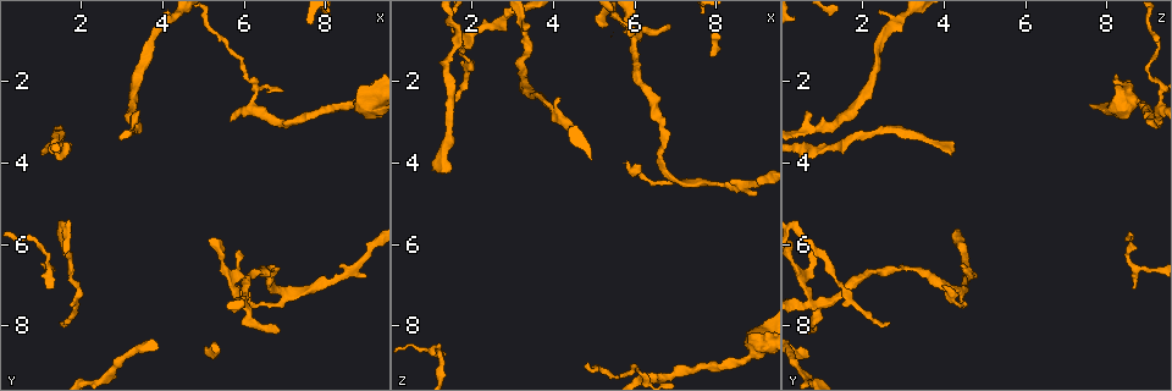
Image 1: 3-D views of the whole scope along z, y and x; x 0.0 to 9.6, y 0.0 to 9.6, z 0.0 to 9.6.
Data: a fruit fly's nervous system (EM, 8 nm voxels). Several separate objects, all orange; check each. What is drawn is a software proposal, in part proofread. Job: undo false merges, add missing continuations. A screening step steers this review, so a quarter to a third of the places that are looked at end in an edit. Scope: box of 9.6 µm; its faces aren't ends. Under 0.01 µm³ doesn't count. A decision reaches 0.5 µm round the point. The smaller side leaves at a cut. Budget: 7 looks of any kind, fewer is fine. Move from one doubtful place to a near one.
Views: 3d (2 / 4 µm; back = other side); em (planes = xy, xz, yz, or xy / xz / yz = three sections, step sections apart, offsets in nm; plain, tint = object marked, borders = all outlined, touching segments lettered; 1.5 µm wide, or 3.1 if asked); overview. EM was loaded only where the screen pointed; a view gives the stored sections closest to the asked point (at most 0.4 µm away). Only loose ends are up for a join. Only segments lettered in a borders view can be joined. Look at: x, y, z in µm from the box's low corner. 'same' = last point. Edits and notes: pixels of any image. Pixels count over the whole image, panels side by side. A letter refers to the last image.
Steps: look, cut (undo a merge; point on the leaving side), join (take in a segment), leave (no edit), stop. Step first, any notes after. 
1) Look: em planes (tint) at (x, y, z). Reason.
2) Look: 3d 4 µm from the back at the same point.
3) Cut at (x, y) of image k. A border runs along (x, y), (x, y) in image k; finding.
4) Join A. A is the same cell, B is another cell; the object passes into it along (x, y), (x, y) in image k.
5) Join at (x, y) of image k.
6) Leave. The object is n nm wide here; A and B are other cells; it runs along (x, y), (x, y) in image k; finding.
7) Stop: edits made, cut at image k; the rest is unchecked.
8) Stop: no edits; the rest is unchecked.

Look: 3d 4 µm at (6.85, 8.15, 0.65). Tapers out.

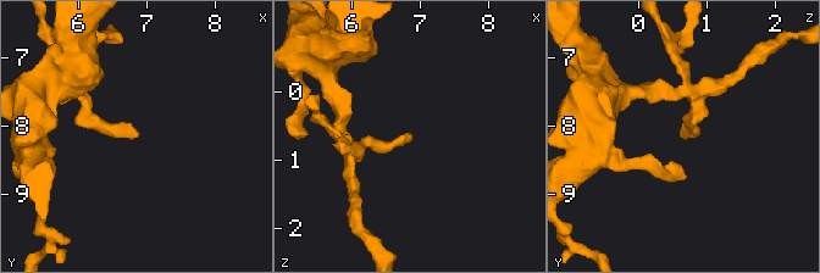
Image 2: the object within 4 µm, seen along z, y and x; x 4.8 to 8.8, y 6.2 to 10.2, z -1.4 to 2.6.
Look: em xy step 4 (tint) at (6.85, 8.15, 0.60).

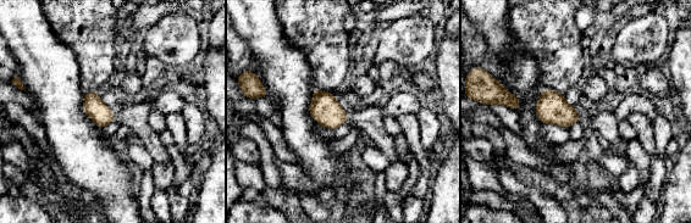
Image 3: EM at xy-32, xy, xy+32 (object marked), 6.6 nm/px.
Look: em planes (borders) at the same point. Another direction.

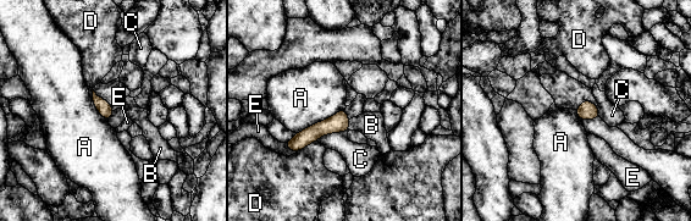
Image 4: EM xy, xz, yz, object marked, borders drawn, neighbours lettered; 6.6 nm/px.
Join B. B is the same cell, A, C, D and E are other cells; it goes on there.

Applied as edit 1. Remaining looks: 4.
Look: overview.

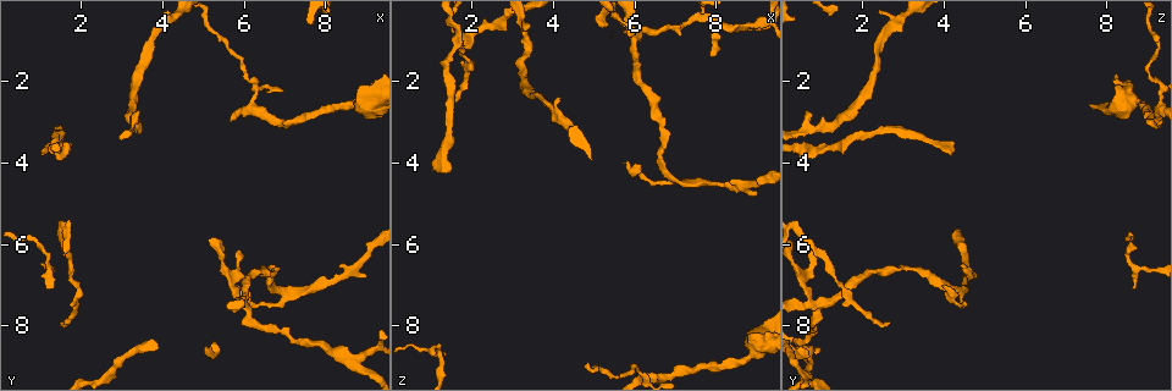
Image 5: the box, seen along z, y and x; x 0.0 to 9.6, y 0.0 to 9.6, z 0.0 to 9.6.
Look: 3d 4 µm at (8.90, 2.50, 8.70). Branch point.

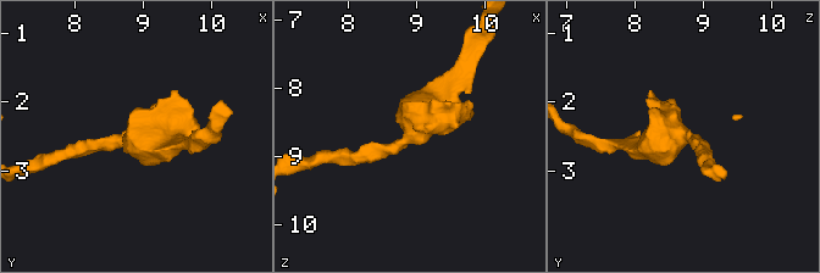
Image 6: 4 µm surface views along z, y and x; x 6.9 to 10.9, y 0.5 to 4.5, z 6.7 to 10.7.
Look: em planes (tint) at (8.90, 2.55, 8.70).

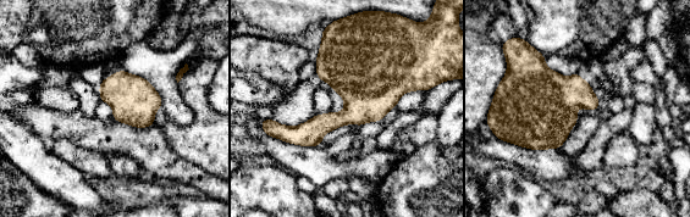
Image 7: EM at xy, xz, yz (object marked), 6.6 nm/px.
Look: em planes (borders) at the same point.

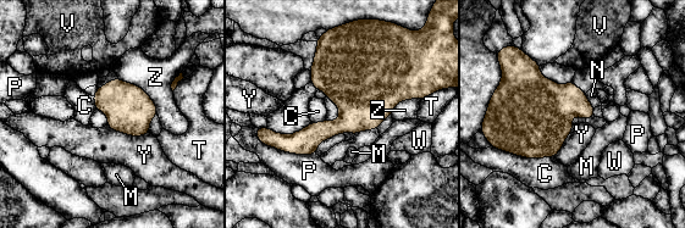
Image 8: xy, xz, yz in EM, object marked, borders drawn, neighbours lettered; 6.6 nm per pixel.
Leave. C, M, N, P, T, V, W, Y and Z are other cells; a border runs along (108, 124), (132, 135), (148, 133) in image 8; continuous, no second cell.

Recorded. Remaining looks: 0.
Stop: edits made, join at image 4; the rest is unchecked.

